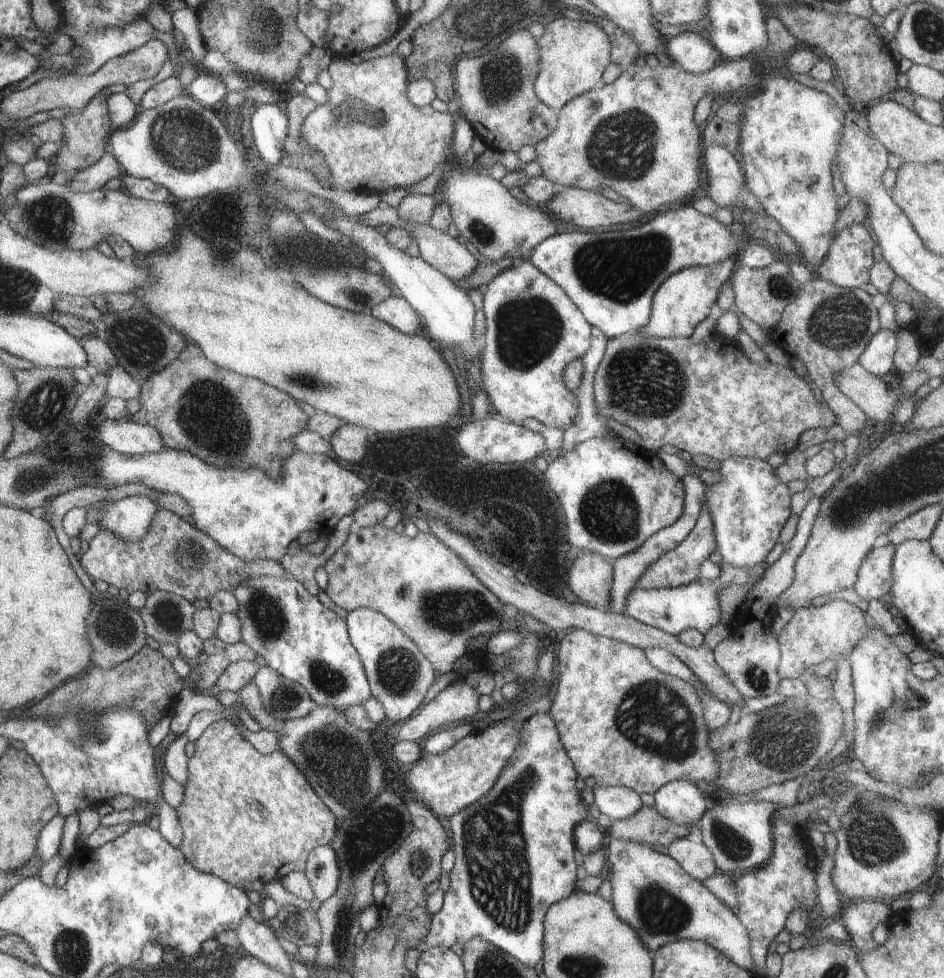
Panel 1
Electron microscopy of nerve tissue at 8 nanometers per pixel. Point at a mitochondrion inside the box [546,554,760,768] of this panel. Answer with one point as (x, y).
(652, 715)

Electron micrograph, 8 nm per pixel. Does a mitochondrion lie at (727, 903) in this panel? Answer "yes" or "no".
no

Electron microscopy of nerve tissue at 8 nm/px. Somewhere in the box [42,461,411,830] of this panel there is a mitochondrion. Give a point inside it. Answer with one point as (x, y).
(347, 783)

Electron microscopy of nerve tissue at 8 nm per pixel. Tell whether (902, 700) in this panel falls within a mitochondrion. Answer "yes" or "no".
yes

